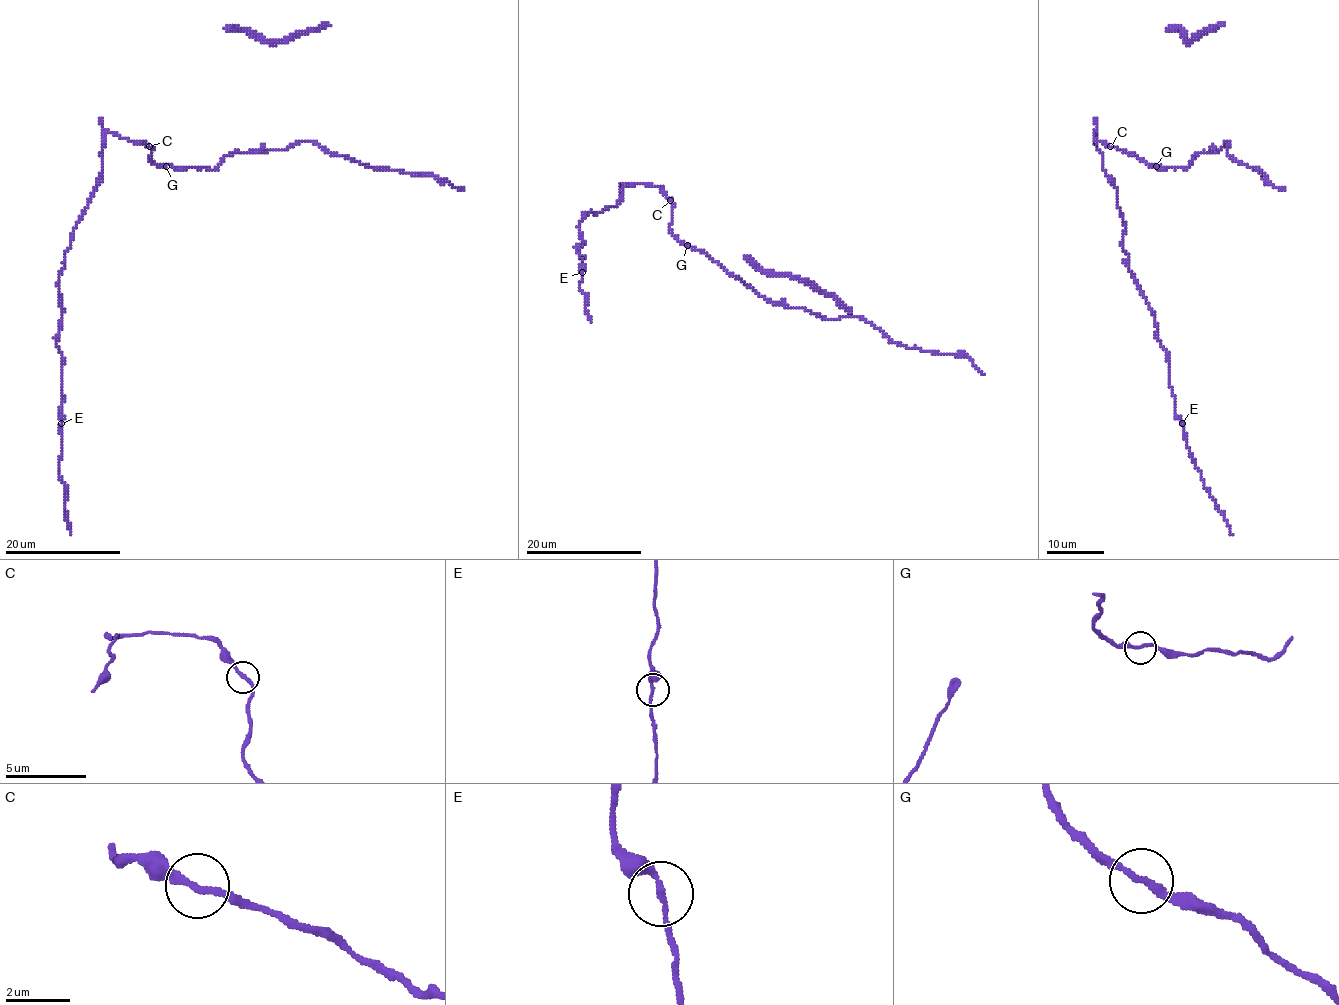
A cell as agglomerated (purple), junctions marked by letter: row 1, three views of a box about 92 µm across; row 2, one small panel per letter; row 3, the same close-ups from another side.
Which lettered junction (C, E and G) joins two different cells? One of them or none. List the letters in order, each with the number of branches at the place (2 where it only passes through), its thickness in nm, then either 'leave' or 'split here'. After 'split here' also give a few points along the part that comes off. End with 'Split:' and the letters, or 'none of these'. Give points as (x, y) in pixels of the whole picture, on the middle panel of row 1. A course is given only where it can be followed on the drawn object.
C: 2 branches meet; 200 nm thick; leave
E: 2 branches meet; 200 nm thick; leave
G: 2 branches meet; 200 nm thick; leave
Split: none of these

